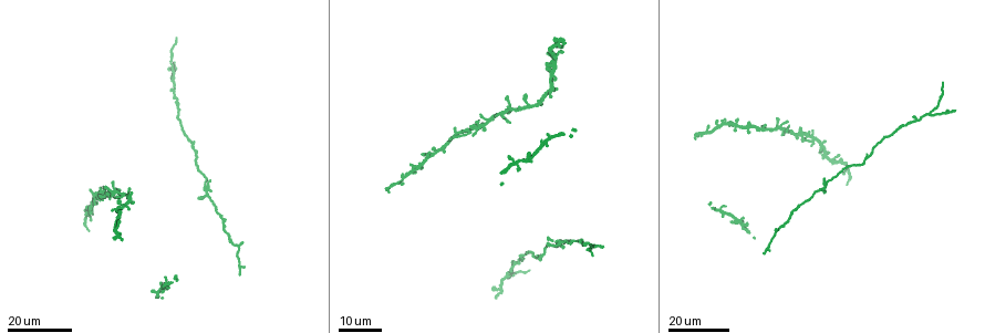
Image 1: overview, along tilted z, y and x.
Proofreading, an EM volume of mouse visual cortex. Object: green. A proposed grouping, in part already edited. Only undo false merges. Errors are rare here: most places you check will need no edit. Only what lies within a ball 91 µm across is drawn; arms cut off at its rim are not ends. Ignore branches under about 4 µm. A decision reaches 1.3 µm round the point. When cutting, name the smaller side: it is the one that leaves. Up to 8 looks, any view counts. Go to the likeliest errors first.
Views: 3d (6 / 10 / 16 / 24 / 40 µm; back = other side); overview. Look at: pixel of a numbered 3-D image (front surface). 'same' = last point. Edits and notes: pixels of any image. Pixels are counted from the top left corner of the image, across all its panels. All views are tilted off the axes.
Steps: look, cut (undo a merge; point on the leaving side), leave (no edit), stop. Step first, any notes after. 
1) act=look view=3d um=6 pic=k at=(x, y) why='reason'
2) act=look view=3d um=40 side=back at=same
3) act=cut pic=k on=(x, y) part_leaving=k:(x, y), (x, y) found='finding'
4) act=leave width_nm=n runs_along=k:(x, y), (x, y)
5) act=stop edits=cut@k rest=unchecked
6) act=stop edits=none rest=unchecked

act=look view=3d um=16 pic=1 at=(815, 140)

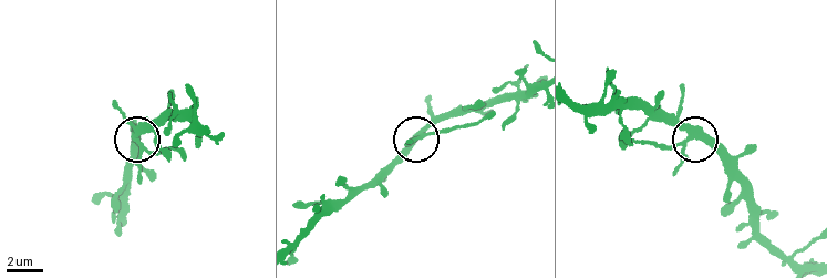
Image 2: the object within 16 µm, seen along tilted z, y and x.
act=look view=3d um=10 pic=2 at=(689, 136)

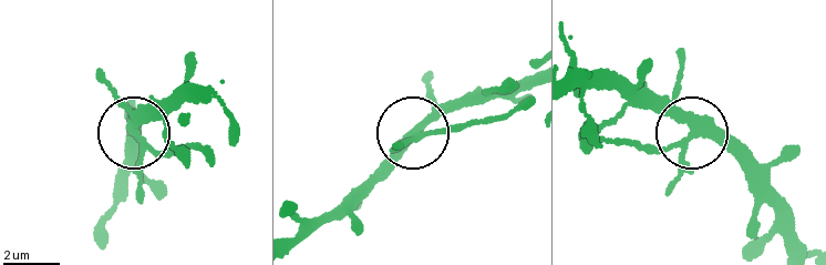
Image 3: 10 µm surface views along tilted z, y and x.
act=leave arms=4 found='one neuron here'

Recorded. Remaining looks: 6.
act=look view=3d um=24 pic=1 at=(208, 195) why='four or more arms meet'

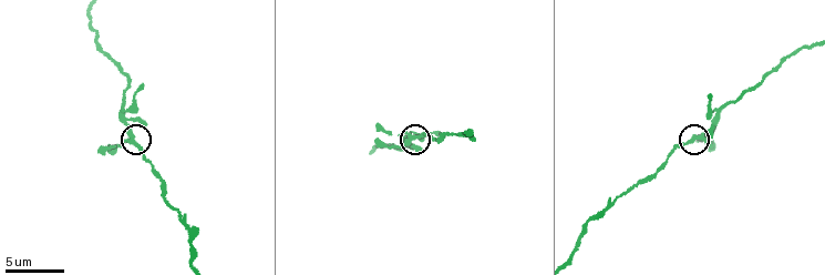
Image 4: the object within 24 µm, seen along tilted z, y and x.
act=look view=3d um=6 pic=4 at=(697, 138)

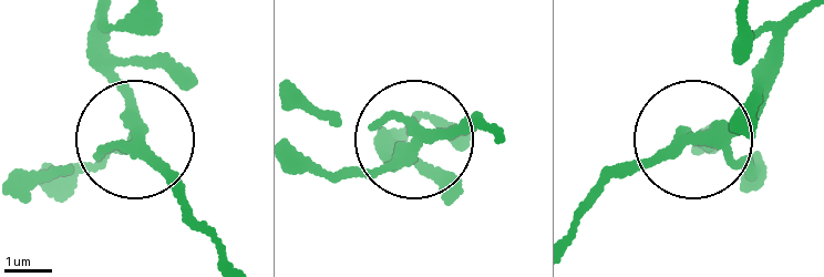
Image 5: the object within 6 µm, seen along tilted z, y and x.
act=leave arms=4 found='all the same neuron'

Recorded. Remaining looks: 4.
act=look view=3d um=16 pic=1 at=(500, 112) why='looks like a crossing'

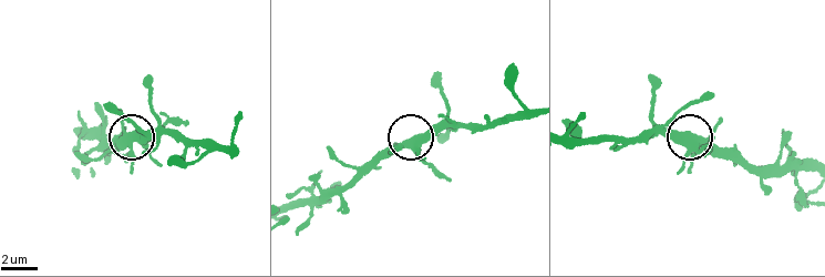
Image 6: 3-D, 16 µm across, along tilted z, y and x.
act=look view=3d um=6 pic=6 at=(694, 139)

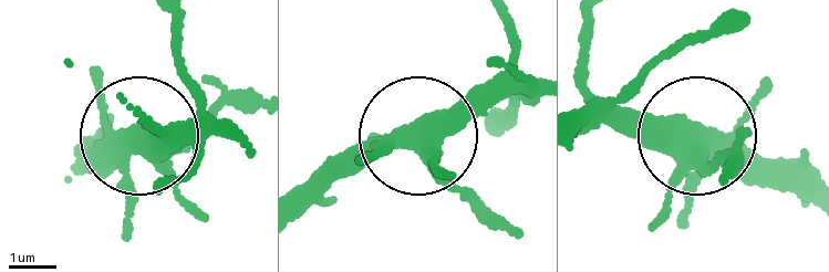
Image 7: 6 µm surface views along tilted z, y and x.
act=leave arms=5 found='continuous, no second neuron'

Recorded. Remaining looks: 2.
act=look view=3d um=24 pic=1 at=(930, 112) why='three-way junction'

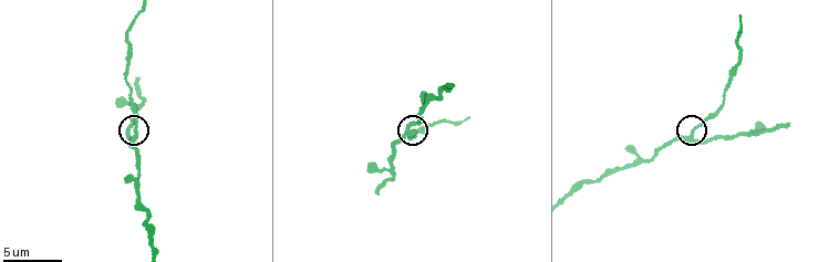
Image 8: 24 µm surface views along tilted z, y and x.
act=look view=3d um=6 pic=8 at=(691, 137)

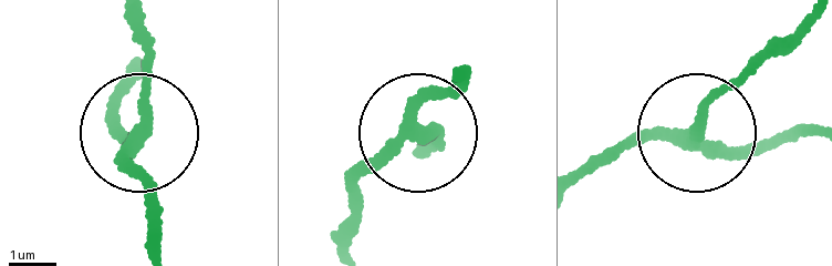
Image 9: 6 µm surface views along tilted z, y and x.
act=leave arms=3 runs_along=9:(586, 170), (636, 142), (690, 135), (793, 145) found='continuous, no second neuron'

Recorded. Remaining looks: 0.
act=stop edits=none rest=unchecked

